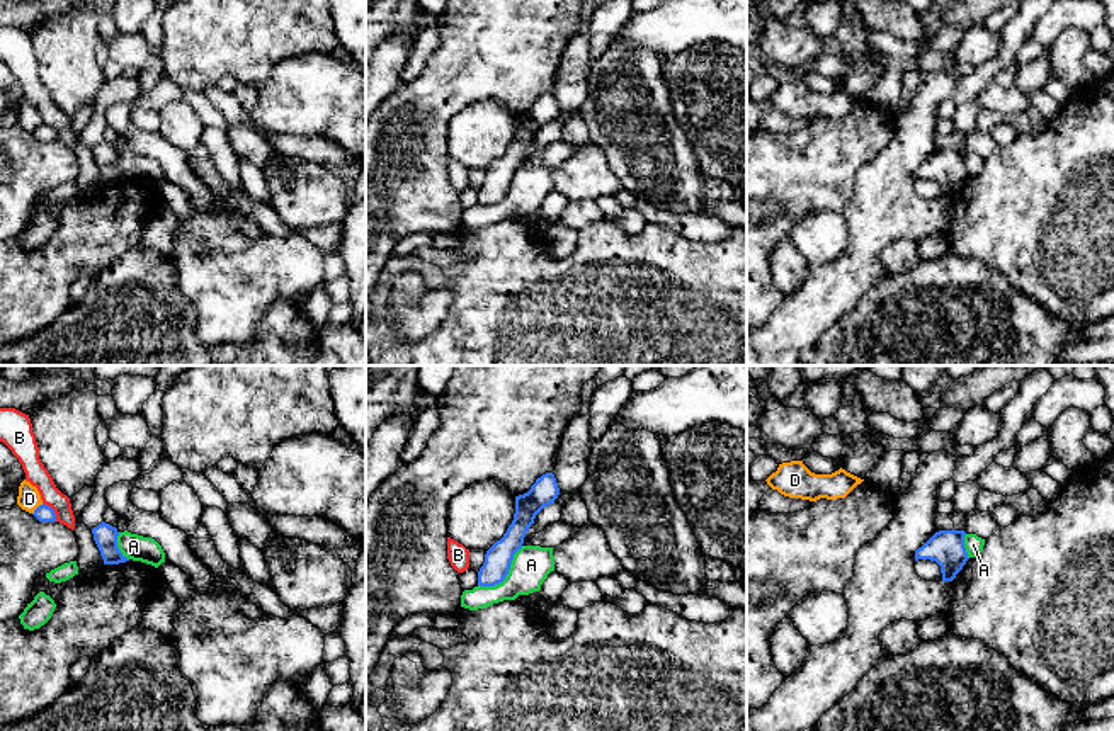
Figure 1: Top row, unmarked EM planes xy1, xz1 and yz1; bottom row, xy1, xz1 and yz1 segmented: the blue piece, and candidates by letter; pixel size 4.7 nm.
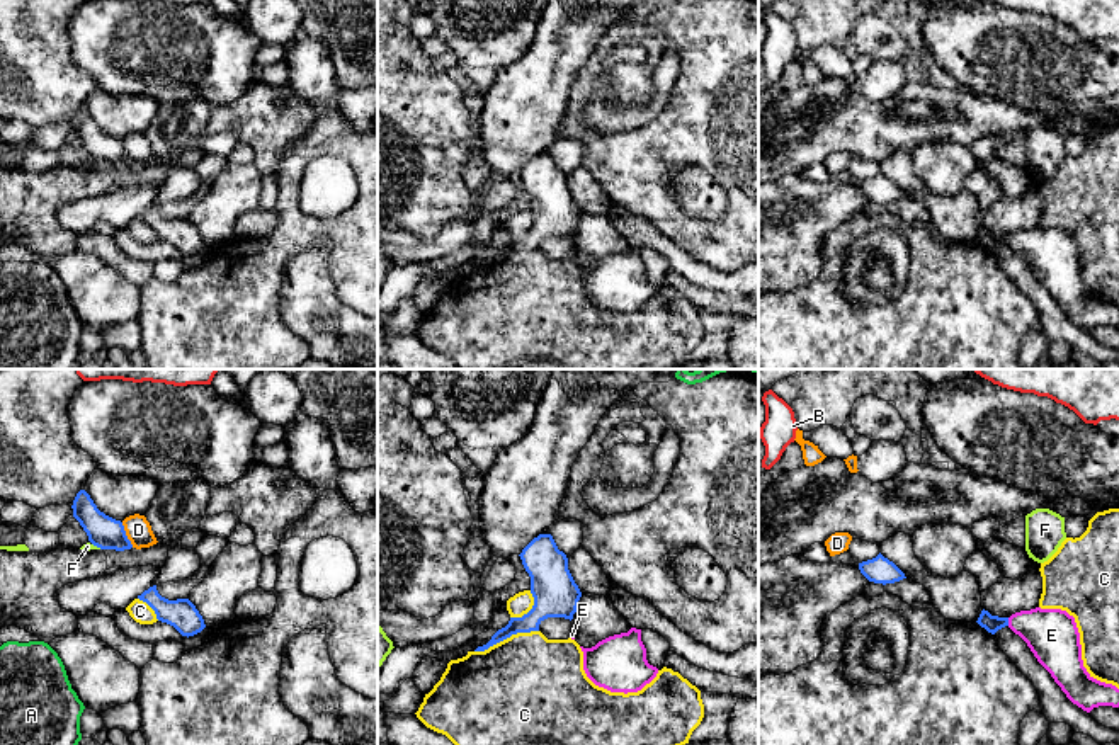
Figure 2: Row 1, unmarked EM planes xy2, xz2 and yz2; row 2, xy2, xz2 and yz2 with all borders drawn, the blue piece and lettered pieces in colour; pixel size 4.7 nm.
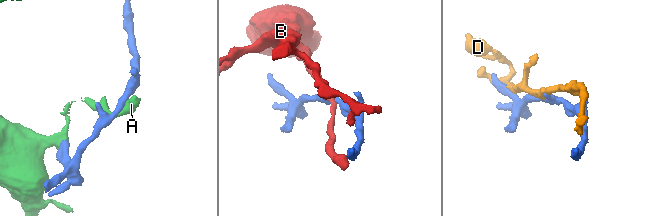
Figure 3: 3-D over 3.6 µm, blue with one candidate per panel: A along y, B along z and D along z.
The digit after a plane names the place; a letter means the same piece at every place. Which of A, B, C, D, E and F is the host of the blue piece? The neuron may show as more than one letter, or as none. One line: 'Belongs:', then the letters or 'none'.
Belongs: E

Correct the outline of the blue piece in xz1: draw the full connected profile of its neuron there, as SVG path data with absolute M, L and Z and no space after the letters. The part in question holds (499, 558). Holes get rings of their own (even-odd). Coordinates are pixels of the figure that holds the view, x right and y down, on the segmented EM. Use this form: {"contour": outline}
{"contour": "M553 473L536 479L531 490L515 496L515 513L507 532L485 554L485 563L478 571L480 586L495 586L509 575L514 554L522 547L526 532L534 524L536 515L554 503L560 488Z"}

